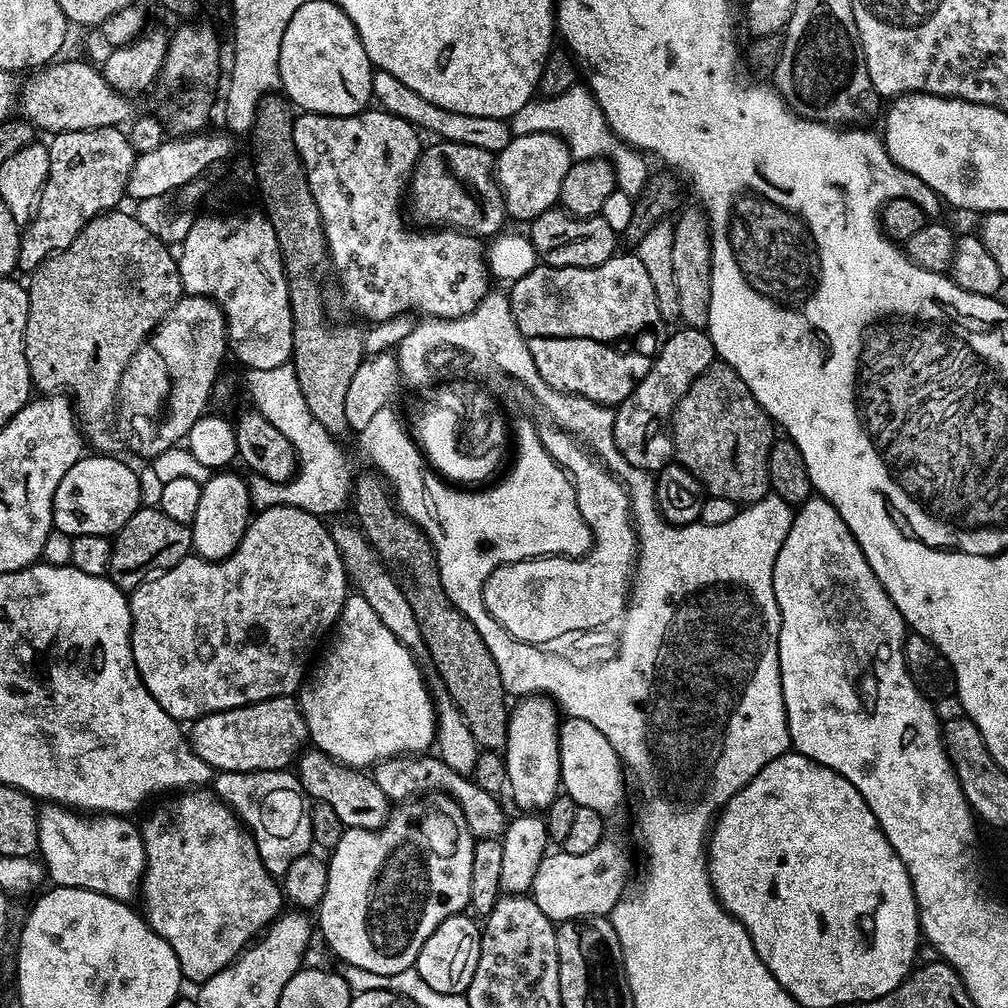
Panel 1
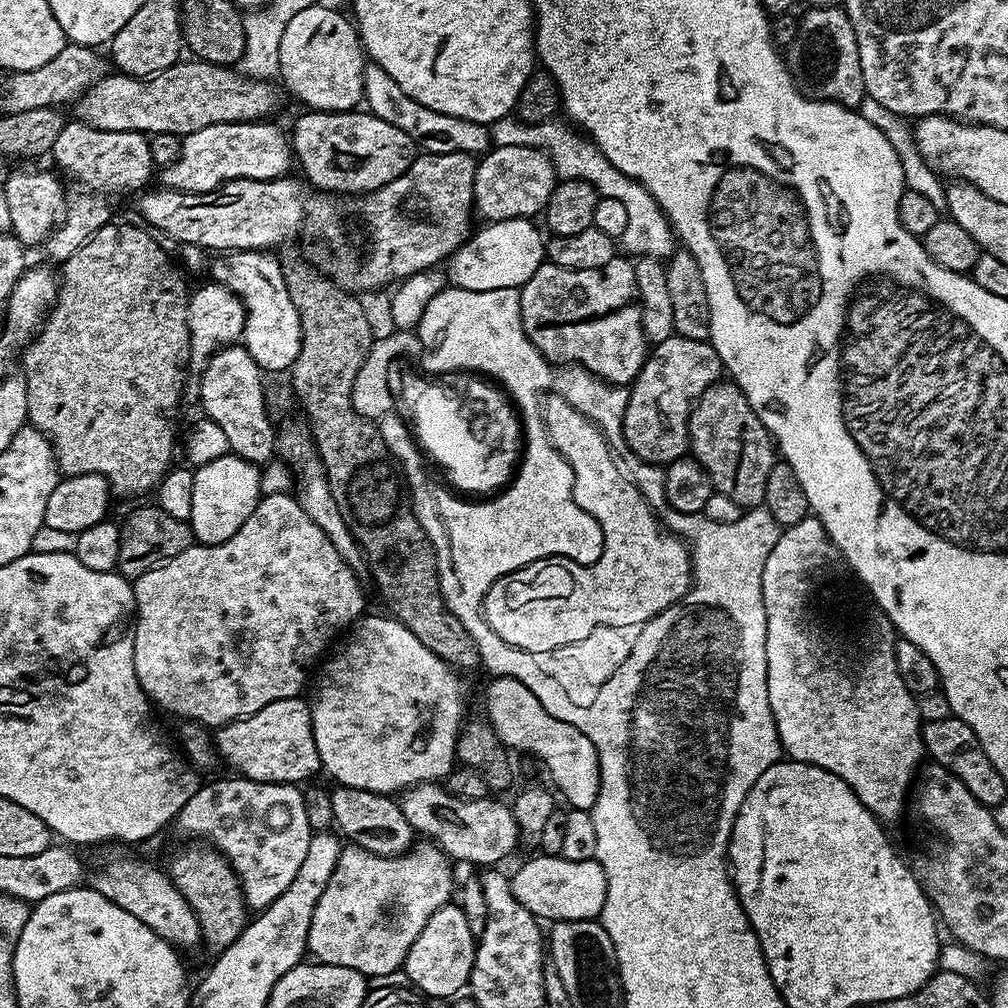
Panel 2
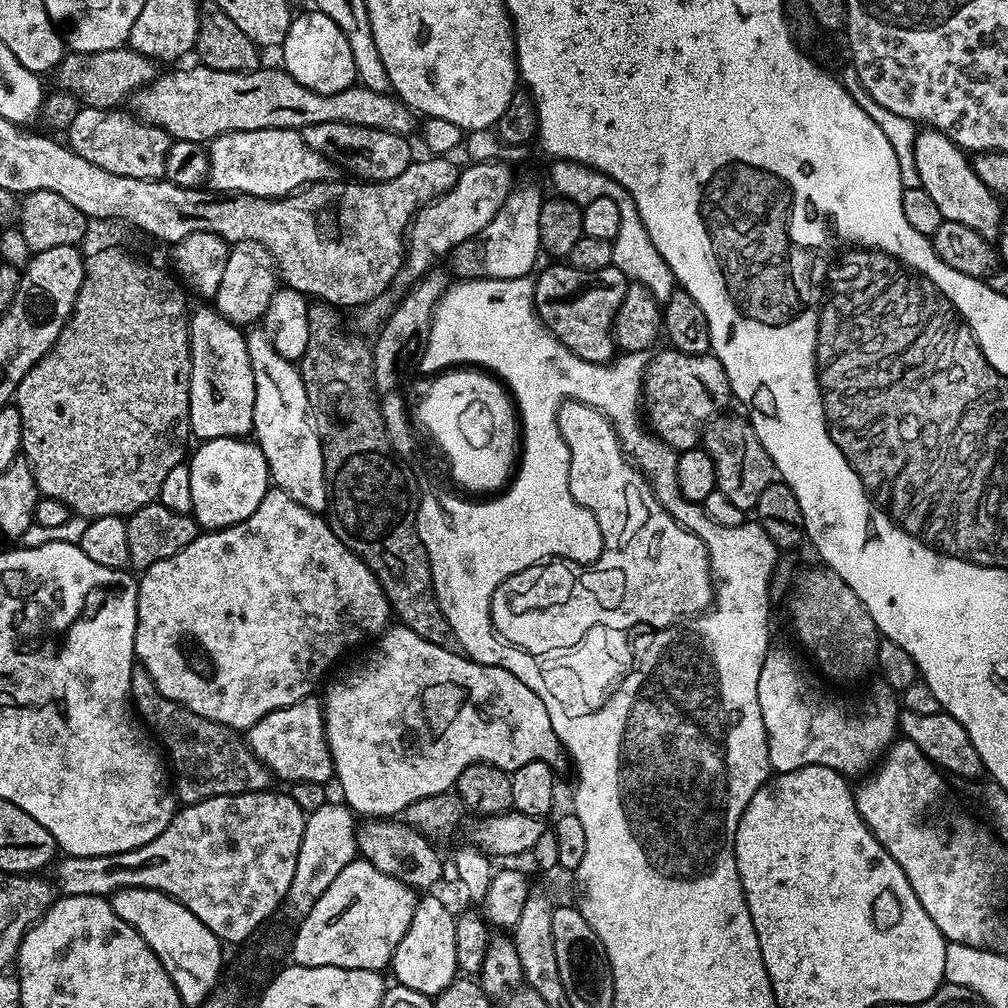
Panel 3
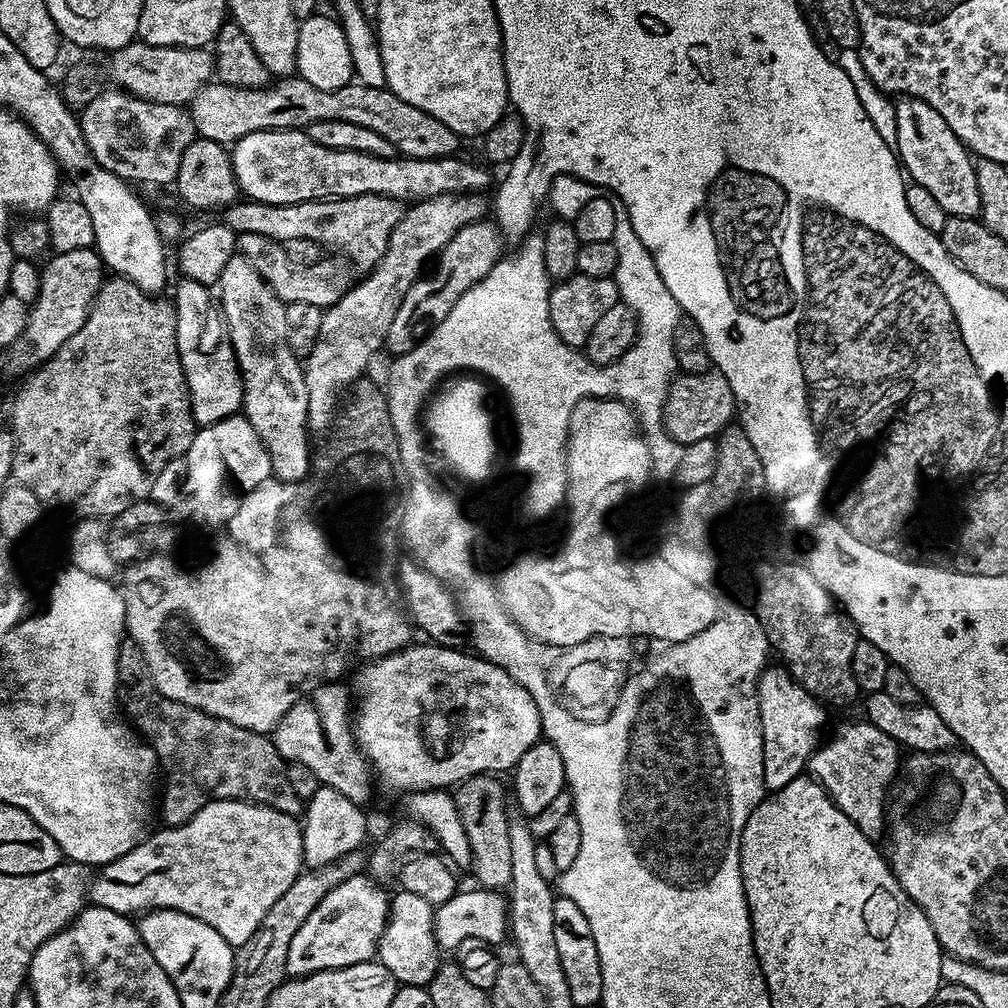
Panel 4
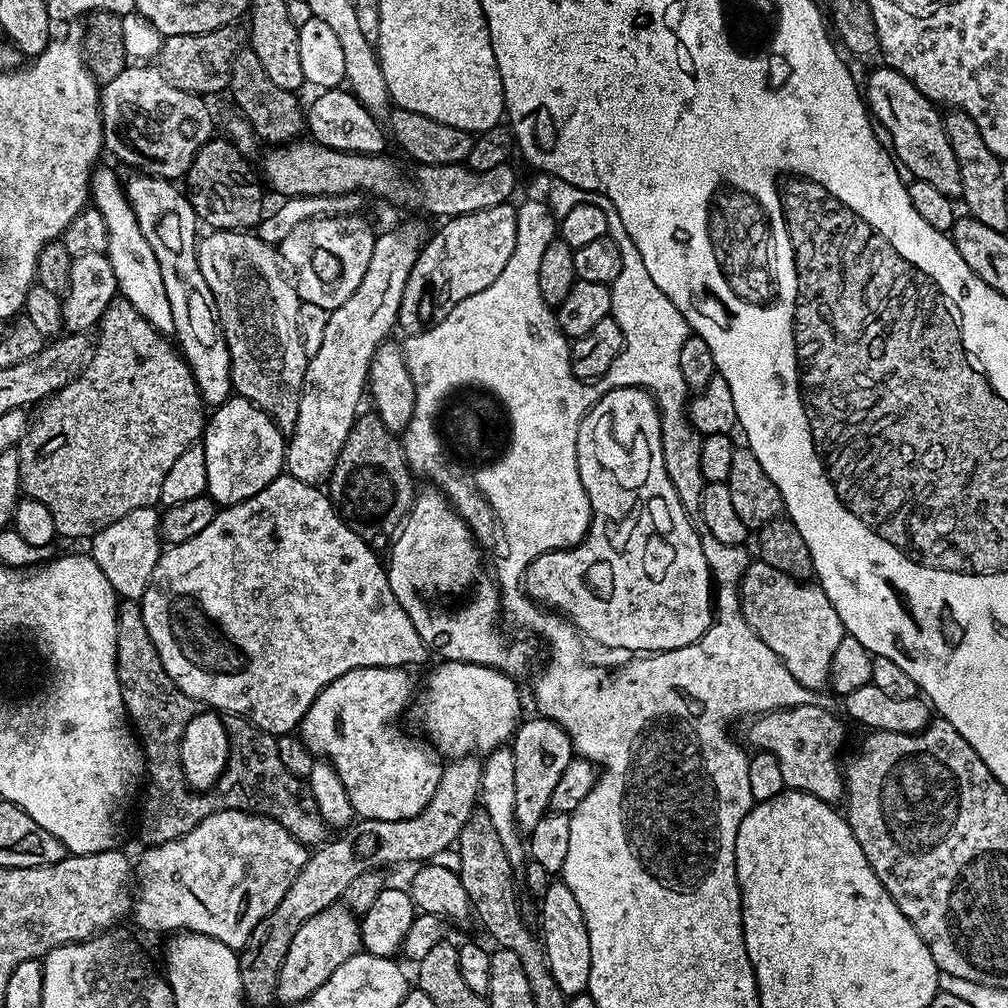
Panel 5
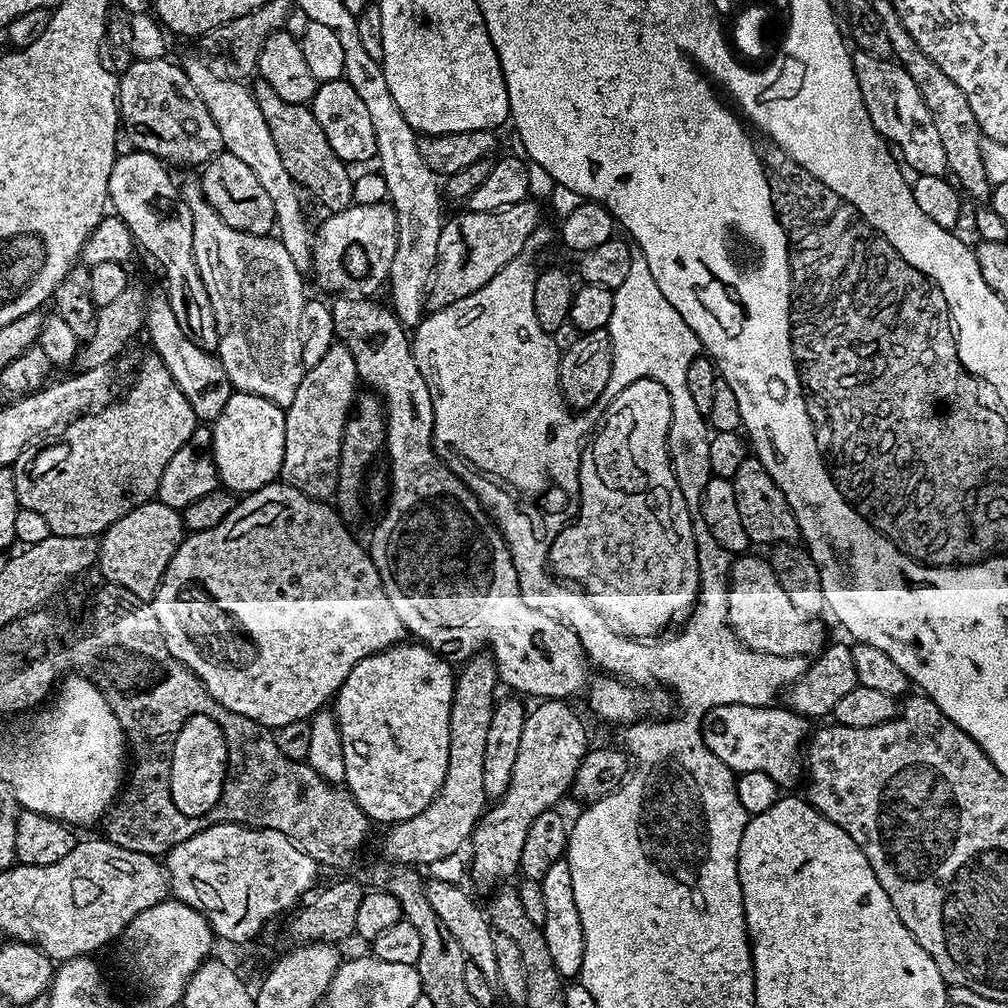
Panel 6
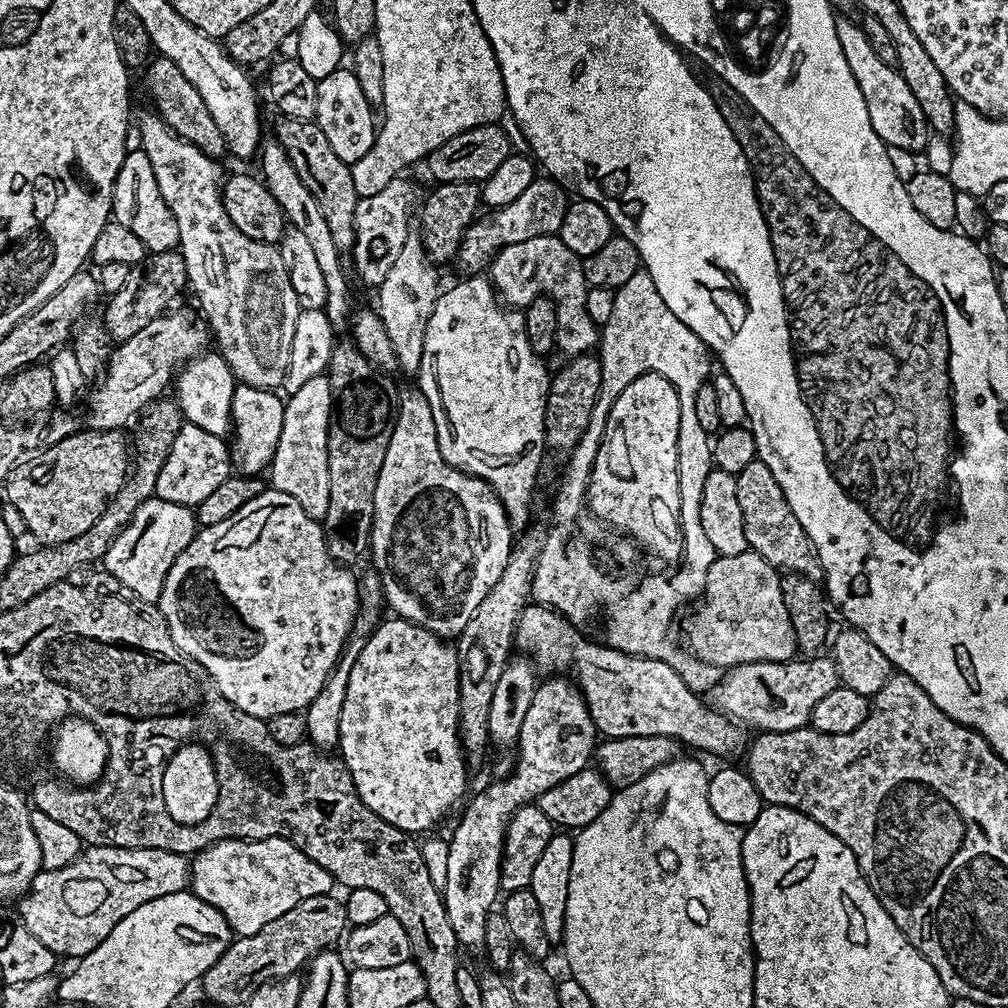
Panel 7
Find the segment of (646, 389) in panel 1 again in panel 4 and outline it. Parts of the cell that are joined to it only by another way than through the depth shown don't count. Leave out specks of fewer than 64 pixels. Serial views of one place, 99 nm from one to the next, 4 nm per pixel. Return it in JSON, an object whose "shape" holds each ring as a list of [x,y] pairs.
{"shape":[[[720,371],[686,372],[677,375],[668,387],[664,421],[668,433],[685,445],[690,442],[702,442],[702,438],[719,437],[720,433],[733,423],[737,412],[736,395],[732,393],[730,382]]]}

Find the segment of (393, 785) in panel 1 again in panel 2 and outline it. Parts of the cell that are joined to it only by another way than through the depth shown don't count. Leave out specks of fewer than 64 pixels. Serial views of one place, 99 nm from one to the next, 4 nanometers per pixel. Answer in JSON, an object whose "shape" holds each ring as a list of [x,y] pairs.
{"shape":[[[425,782],[414,784],[404,789],[398,803],[402,814],[406,814],[406,822],[410,822],[413,833],[422,835],[436,844],[453,861],[465,860],[468,864],[488,864],[484,866],[500,866],[500,863],[521,843],[518,822],[514,818],[511,807],[500,800],[485,798],[483,800],[462,800],[449,791],[443,783]]]}

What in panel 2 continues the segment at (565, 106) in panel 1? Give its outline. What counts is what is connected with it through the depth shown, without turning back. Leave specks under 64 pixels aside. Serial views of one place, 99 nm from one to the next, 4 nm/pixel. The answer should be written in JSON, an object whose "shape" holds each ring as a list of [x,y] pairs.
{"shape":[[[507,116],[491,123],[491,141],[497,146],[530,146],[542,149],[548,153],[557,177],[560,180],[590,181],[598,193],[604,197],[617,198],[626,206],[626,234],[622,237],[622,248],[633,257],[655,256],[657,258],[671,257],[674,251],[674,233],[664,211],[656,204],[655,198],[642,187],[637,180],[623,174],[614,167],[613,163],[600,150],[595,143],[574,131],[569,123],[563,119],[553,118],[546,122],[528,124],[524,121]]]}

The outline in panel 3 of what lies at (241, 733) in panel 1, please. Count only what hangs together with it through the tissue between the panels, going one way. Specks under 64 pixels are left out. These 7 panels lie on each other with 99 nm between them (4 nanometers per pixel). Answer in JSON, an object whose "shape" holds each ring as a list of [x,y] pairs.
{"shape":[[[310,695],[305,700],[294,702],[294,706],[286,706],[282,710],[268,712],[266,718],[258,718],[252,728],[247,729],[246,739],[250,750],[260,761],[272,771],[273,777],[280,776],[287,782],[305,780],[327,785],[333,779],[332,755],[328,749],[328,739],[324,729],[324,706],[315,695]]]}

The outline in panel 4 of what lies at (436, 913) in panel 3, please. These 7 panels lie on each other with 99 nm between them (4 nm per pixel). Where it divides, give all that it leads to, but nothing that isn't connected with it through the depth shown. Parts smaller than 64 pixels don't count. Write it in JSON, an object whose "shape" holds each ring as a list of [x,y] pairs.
{"shape":[[[397,891],[397,896],[391,897],[388,905],[388,924],[380,935],[378,962],[401,985],[426,986],[436,973],[438,961],[442,956],[441,949],[436,946],[432,933],[433,905],[427,904],[418,894]]]}

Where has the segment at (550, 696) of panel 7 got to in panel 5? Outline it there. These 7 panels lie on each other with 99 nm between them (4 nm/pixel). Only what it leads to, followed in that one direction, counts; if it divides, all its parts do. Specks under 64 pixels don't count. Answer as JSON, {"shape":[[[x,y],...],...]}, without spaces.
{"shape":[[[525,719],[510,741],[514,754],[516,824],[524,834],[530,834],[549,811],[548,803],[554,794],[554,786],[558,786],[562,770],[566,770],[566,766],[574,759],[574,741],[568,737],[566,730],[552,720],[535,719]]]}

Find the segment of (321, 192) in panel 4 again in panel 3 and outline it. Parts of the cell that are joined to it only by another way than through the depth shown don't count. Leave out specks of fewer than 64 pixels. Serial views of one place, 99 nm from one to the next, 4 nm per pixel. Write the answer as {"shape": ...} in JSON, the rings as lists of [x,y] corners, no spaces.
{"shape":[[[267,128],[231,132],[216,137],[207,145],[207,187],[214,192],[241,192],[279,198],[310,184],[337,179],[338,169],[331,160],[318,154],[295,128]]]}

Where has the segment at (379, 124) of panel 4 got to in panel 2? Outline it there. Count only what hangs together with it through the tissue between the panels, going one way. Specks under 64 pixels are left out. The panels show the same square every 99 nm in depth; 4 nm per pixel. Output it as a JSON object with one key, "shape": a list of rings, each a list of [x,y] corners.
{"shape":[[[188,58],[171,64],[157,76],[125,76],[109,74],[98,81],[91,90],[75,101],[75,119],[98,130],[115,132],[143,132],[145,134],[174,134],[181,138],[215,124],[240,124],[243,120],[263,121],[276,108],[276,84],[267,80],[253,80],[241,75],[235,67],[207,64],[204,60]]]}

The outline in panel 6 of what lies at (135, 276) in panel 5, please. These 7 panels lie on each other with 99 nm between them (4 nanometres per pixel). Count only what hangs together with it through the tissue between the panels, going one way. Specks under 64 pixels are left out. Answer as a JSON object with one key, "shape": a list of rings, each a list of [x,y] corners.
{"shape":[[[163,291],[147,297],[144,306],[144,328],[148,340],[152,343],[151,351],[156,353],[160,360],[170,370],[174,382],[178,382],[178,390],[190,402],[197,421],[211,422],[218,414],[222,414],[222,406],[232,396],[234,391],[226,370],[220,365],[219,359],[213,353],[202,350],[186,338],[182,326],[178,326],[178,318],[174,318],[174,310],[170,310],[170,302]]]}

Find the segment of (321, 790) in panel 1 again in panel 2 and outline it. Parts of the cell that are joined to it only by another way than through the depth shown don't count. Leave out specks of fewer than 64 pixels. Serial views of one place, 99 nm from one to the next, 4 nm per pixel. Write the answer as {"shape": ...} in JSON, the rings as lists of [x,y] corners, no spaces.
{"shape":[[[343,786],[333,787],[331,794],[334,802],[335,827],[345,837],[348,835],[353,845],[370,850],[379,856],[400,856],[411,849],[414,843],[412,827],[410,822],[406,822],[406,814],[402,814],[399,803],[391,795]]]}

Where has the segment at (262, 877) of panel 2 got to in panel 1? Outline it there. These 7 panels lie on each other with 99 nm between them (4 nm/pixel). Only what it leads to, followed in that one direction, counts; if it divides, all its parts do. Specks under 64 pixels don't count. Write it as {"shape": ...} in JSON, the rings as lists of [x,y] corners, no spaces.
{"shape":[[[216,772],[210,785],[217,798],[236,813],[252,833],[258,854],[270,875],[283,877],[290,864],[313,847],[310,834],[310,798],[300,785],[299,775],[279,772]]]}

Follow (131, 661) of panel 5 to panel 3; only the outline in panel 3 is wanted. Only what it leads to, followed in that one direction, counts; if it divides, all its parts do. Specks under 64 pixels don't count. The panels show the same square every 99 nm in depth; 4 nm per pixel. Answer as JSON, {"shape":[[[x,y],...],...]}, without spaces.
{"shape":[[[139,666],[133,667],[130,678],[132,691],[132,706],[137,716],[150,729],[151,735],[158,741],[161,749],[166,753],[167,763],[170,765],[170,776],[174,781],[176,799],[181,805],[197,804],[215,796],[237,796],[247,792],[266,792],[273,787],[272,771],[250,750],[247,739],[237,729],[226,726],[222,722],[214,722],[210,718],[202,718],[202,714],[194,714],[194,710],[186,710],[178,702],[166,698],[154,686],[154,678]]]}

